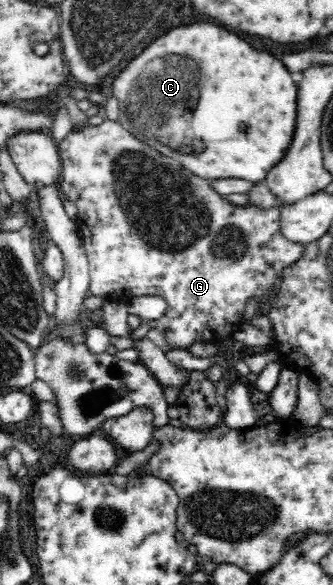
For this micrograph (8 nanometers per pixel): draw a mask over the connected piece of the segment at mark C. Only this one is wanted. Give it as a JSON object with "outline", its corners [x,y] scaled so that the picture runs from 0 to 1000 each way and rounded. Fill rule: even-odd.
{"outline":[[[613,38],[523,48],[505,58],[480,62],[468,72],[456,72],[414,99],[390,104],[384,113],[342,135],[336,159],[357,174],[360,198],[354,209],[375,222],[384,222],[408,236],[483,260],[492,267],[535,274],[547,284],[559,284],[571,294],[610,306],[649,308],[703,303],[751,311],[787,311],[805,294],[859,267],[886,231],[889,198],[895,198],[895,178],[889,178],[895,145],[883,140],[877,126],[865,123],[865,116],[835,99],[823,99],[817,92],[757,82],[739,68],[715,65],[709,58],[697,58],[697,55],[685,55],[661,44],[637,44],[637,41],[613,41]]]}

